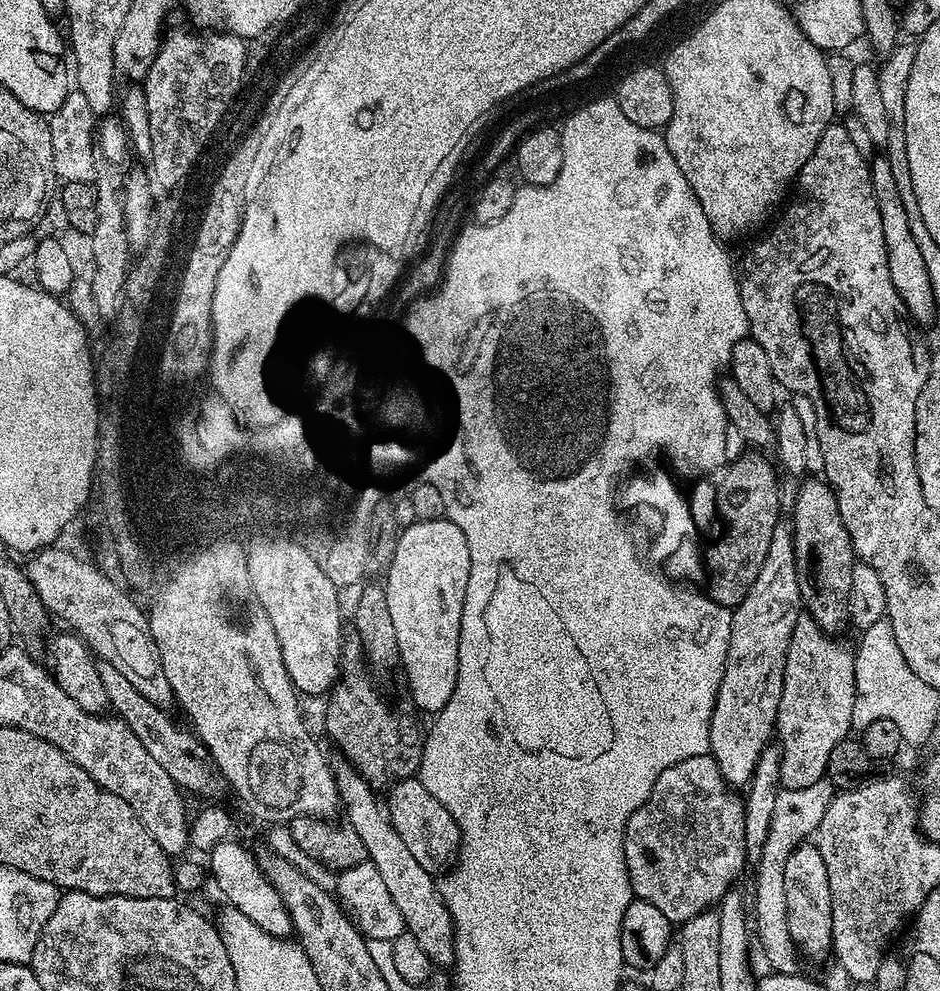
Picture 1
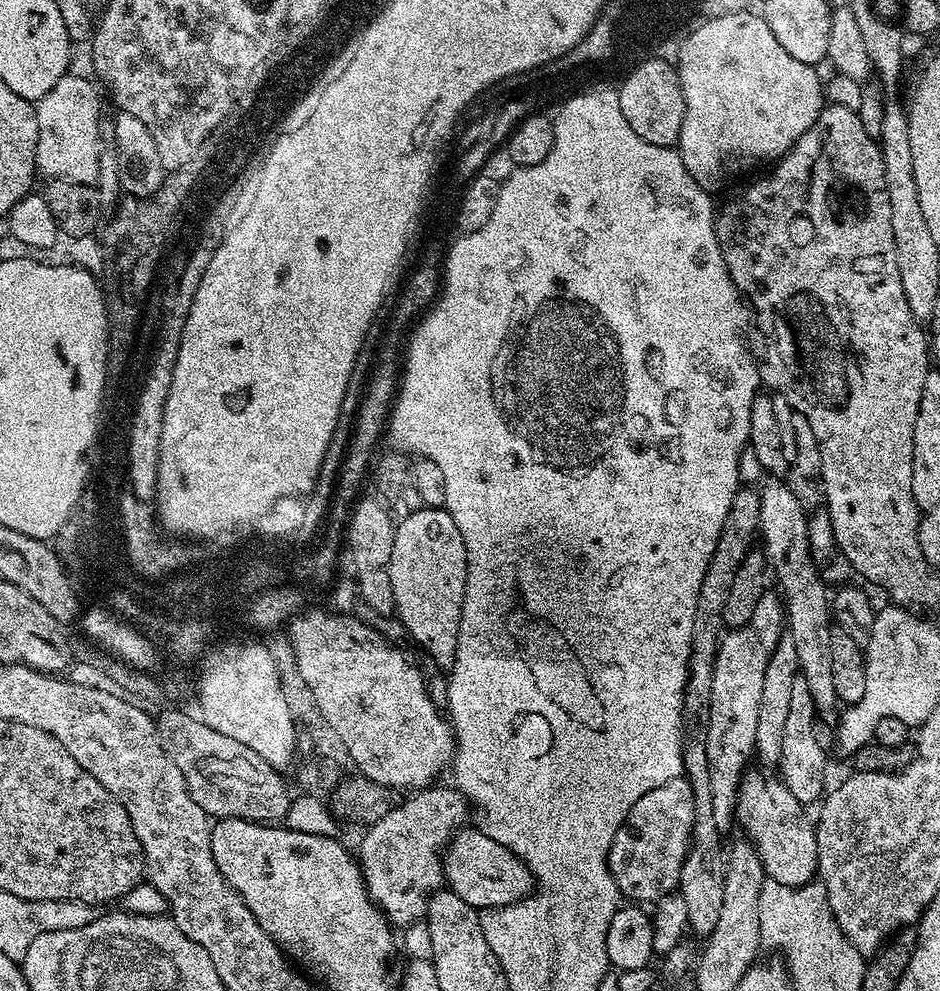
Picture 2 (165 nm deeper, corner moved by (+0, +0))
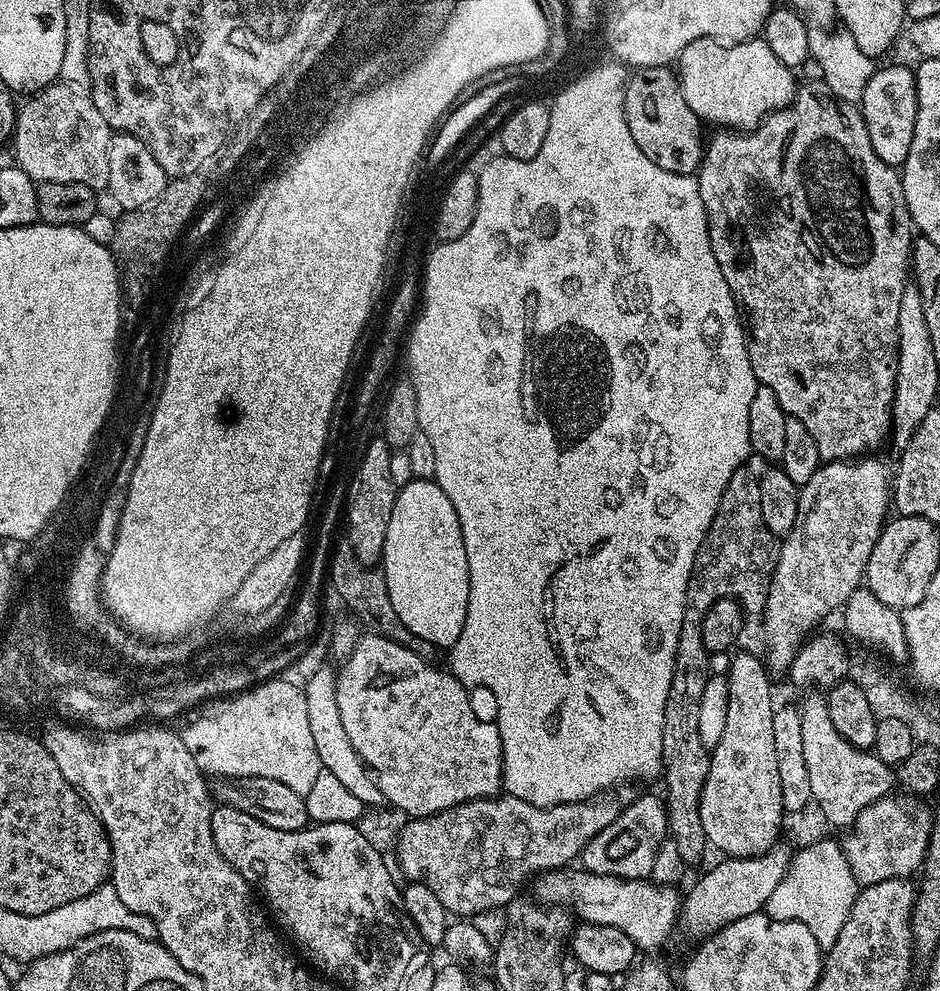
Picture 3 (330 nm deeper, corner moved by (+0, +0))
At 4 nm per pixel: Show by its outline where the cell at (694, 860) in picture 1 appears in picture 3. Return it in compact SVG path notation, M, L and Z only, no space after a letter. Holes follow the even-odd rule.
M637 795L631 804L621 810L618 818L606 826L606 830L602 830L585 846L578 857L579 863L584 863L581 864L583 871L627 880L651 877L655 855L669 835L668 809L665 801L657 796Z

